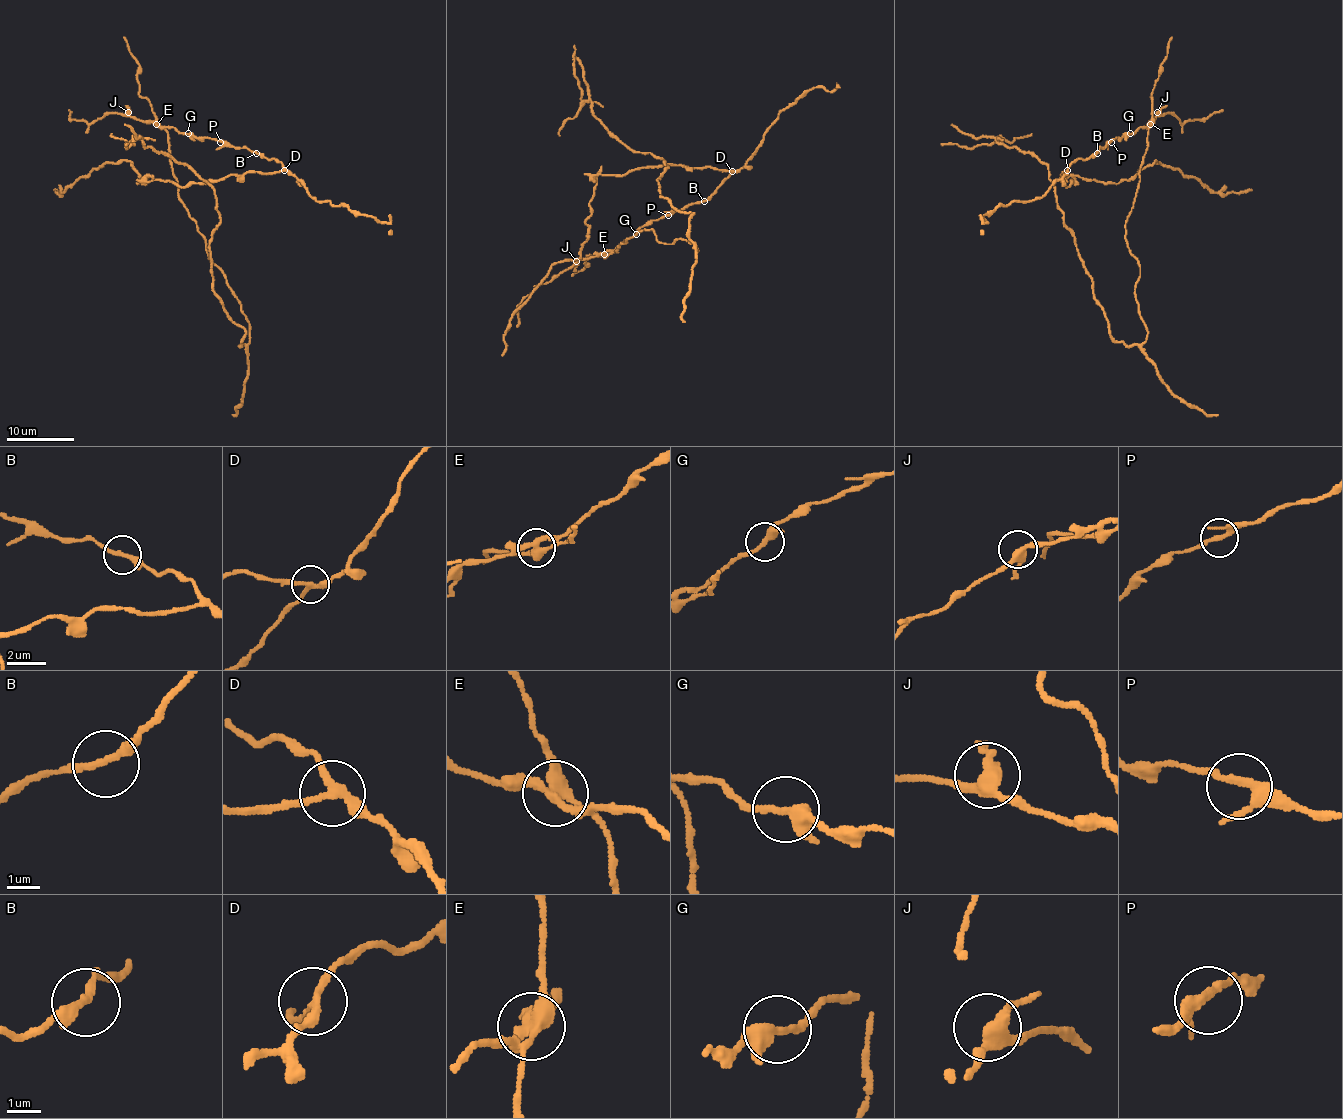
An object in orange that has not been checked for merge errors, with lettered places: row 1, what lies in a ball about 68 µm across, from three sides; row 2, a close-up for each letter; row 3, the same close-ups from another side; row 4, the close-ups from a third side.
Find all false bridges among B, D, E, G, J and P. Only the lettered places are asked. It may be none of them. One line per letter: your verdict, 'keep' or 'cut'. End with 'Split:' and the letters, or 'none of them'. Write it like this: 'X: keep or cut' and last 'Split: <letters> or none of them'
B: keep
D: cut
E: cut
G: keep
J: keep
P: keep
Split: D, E

